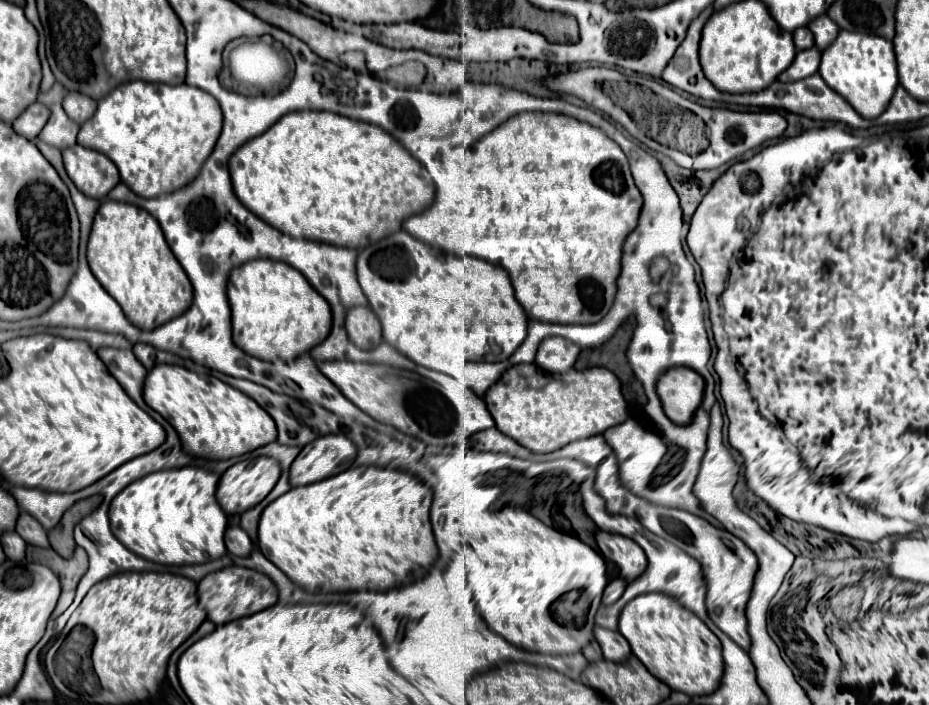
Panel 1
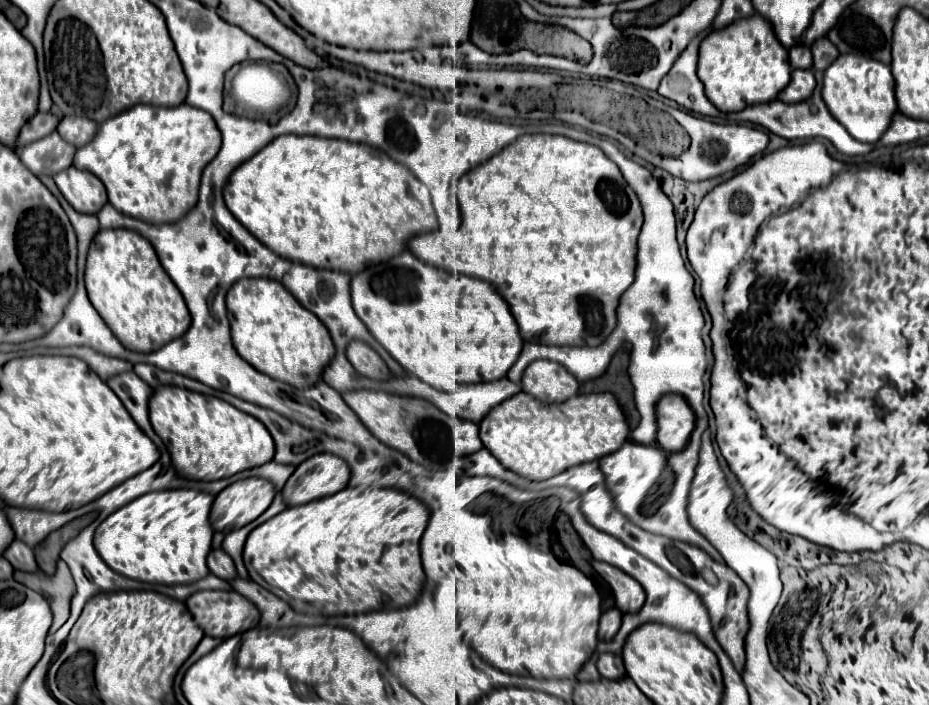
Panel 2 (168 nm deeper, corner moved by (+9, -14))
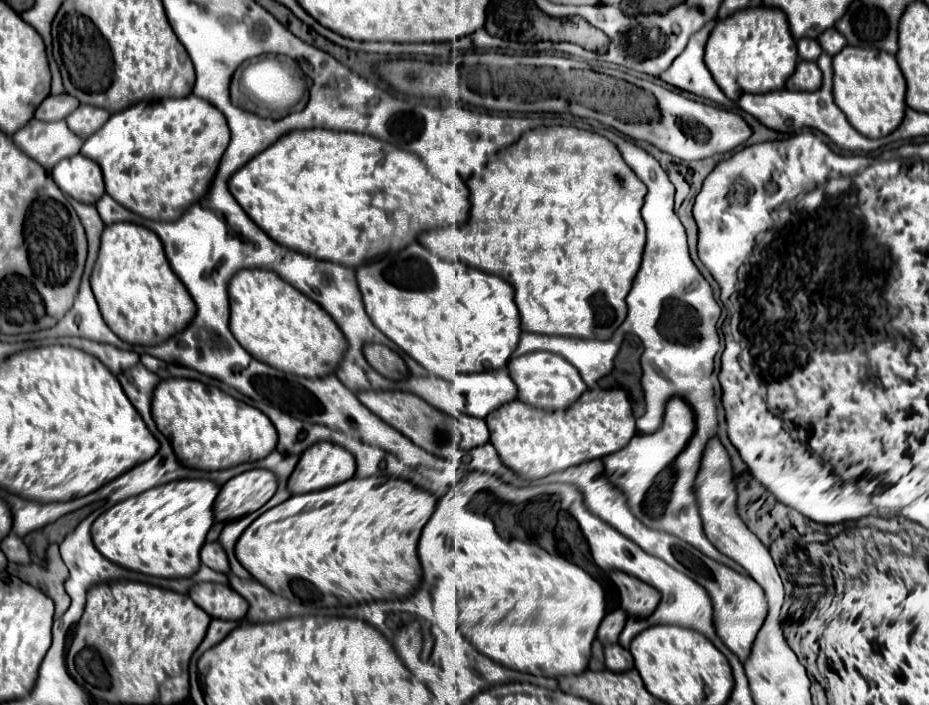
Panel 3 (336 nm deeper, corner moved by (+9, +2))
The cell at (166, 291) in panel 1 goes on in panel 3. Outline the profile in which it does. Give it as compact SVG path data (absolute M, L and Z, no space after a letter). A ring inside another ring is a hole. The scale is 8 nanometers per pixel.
M119 222L103 230L99 258L91 274L91 288L105 324L129 344L163 344L163 340L187 328L197 312L191 294L171 270L159 236L131 222Z

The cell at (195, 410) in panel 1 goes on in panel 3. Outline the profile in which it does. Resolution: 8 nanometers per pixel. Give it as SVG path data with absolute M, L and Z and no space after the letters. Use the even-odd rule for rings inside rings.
M169 378L155 388L151 404L153 420L163 436L171 440L175 456L187 468L195 470L227 470L245 462L255 462L275 450L277 432L263 412L215 386L205 386L197 380Z

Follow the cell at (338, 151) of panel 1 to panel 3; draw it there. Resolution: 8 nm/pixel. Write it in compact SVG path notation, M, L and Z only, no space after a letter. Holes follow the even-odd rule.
M295 130L285 134L281 140L277 140L271 148L267 148L265 152L257 154L253 160L249 160L241 170L237 170L233 174L233 178L229 180L229 190L235 196L235 200L243 206L243 210L253 218L255 224L259 224L259 228L263 228L277 244L287 246L291 250L297 250L301 254L307 254L311 258L319 258L319 260L327 260L327 262L335 262L341 266L351 266L357 268L359 264L369 262L371 258L385 254L385 252L399 252L403 250L407 244L415 242L417 236L421 232L427 230L437 230L437 228L445 228L445 226L459 226L467 222L467 212L455 204L443 204L443 184L439 178L431 176L425 168L425 164L419 160L419 156L407 152L407 150L399 150L397 146L377 140L373 136L365 136L365 134L353 134L353 132L333 132L333 130Z

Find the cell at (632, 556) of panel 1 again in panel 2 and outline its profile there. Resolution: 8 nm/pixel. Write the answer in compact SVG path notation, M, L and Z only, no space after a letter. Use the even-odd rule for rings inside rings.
M593 560L593 568L613 588L615 606L621 612L637 612L643 606L645 590L633 576L627 576L623 570L615 566L607 566L605 562L599 560Z

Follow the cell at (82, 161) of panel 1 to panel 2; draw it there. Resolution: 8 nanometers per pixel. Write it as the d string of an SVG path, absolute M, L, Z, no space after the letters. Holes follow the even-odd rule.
M75 166L59 172L53 176L57 188L61 190L61 194L65 196L65 200L83 214L97 214L99 208L103 208L107 204L107 190L103 186L103 182L87 172L87 170L79 170Z

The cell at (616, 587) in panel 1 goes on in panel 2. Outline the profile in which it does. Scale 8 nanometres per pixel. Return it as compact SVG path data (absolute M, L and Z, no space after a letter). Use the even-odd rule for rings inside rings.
M617 608L605 610L599 620L599 638L611 640L613 634L619 630L619 626L621 626L621 612Z

